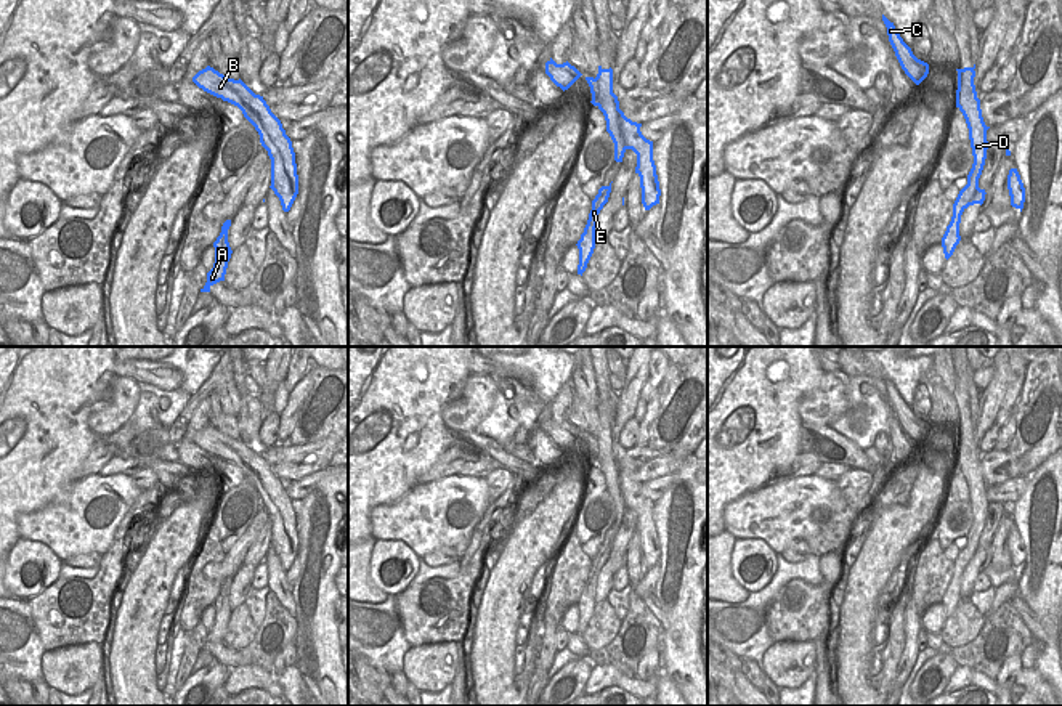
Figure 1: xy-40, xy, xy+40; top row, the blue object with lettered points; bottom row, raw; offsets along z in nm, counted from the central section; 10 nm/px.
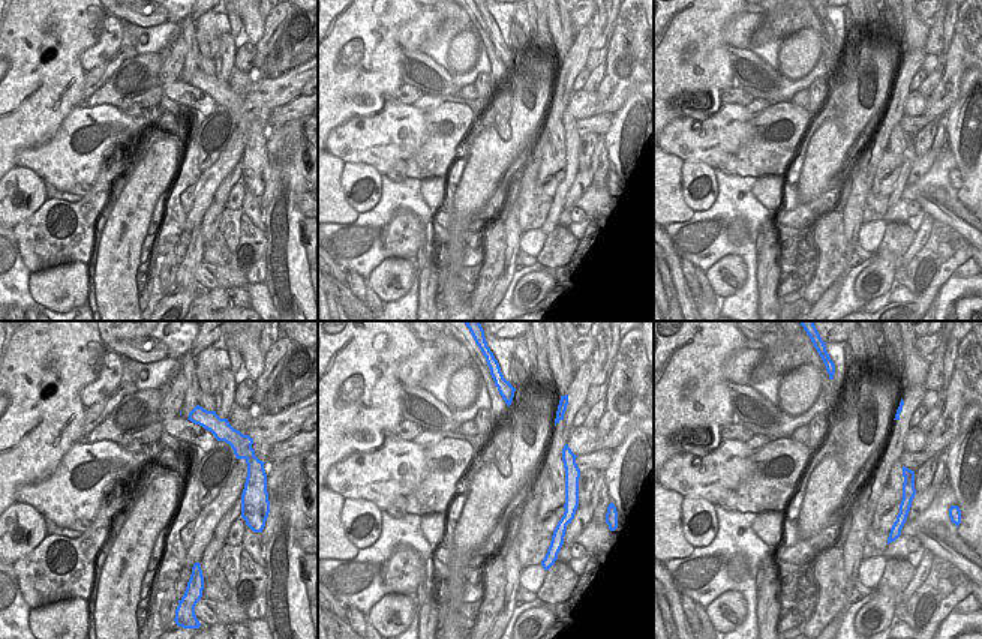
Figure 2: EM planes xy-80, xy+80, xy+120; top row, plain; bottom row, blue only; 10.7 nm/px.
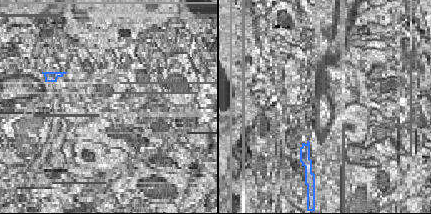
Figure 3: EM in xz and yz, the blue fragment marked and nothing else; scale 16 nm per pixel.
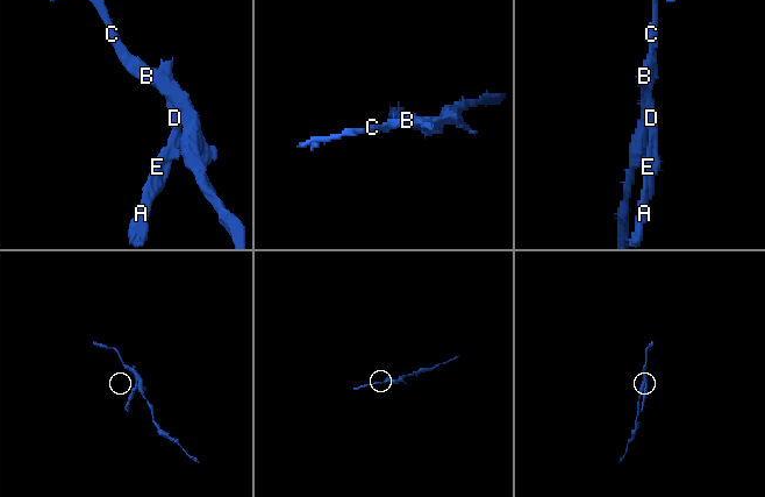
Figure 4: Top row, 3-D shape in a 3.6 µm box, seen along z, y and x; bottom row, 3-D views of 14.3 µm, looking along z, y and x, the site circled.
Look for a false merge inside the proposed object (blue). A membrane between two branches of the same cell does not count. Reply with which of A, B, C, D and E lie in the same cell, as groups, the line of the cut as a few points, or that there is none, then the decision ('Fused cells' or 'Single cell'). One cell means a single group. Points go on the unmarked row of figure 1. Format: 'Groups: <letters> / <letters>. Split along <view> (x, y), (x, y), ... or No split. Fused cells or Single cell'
Groups: A D E / B C. Split along xy-40 (247, 474), (259, 478), (265, 506). Fused cells.

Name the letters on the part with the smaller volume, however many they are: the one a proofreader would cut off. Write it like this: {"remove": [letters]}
{"remove": ["A", "D", "E"]}

